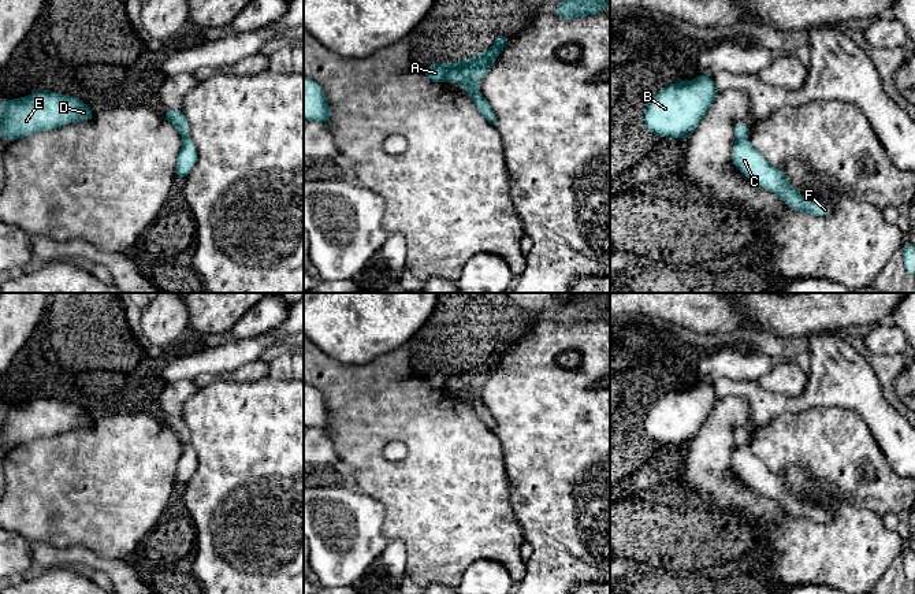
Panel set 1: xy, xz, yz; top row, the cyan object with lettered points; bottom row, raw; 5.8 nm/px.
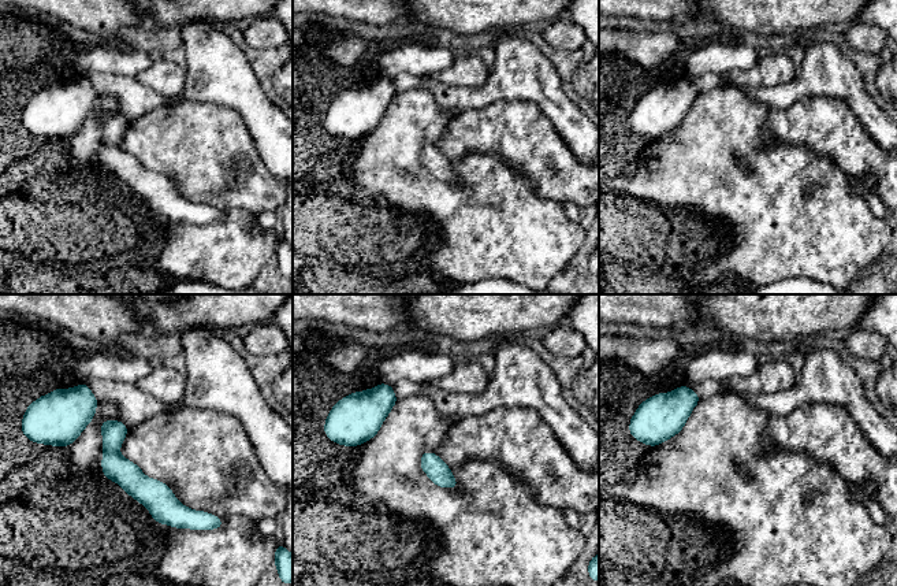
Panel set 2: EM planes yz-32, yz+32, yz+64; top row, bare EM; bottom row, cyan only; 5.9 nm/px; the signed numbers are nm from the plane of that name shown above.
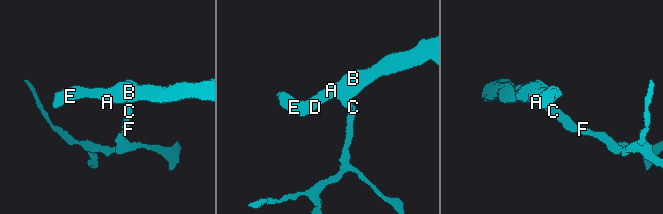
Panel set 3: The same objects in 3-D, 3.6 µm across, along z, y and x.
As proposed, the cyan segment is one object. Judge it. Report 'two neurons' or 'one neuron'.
one neuron

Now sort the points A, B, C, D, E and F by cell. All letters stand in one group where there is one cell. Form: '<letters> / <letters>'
A B C D E F

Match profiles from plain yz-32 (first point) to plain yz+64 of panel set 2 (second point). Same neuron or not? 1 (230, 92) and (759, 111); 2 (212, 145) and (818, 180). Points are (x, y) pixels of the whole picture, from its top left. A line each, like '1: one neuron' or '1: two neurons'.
1: two neurons
2: two neurons

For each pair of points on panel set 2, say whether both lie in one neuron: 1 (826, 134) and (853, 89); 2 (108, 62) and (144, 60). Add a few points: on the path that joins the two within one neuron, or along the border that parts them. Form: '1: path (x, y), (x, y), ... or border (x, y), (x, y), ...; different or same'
1: border (814, 96), (836, 96), (841, 99), (864, 129); different
2: path (116, 62), (136, 60); same

